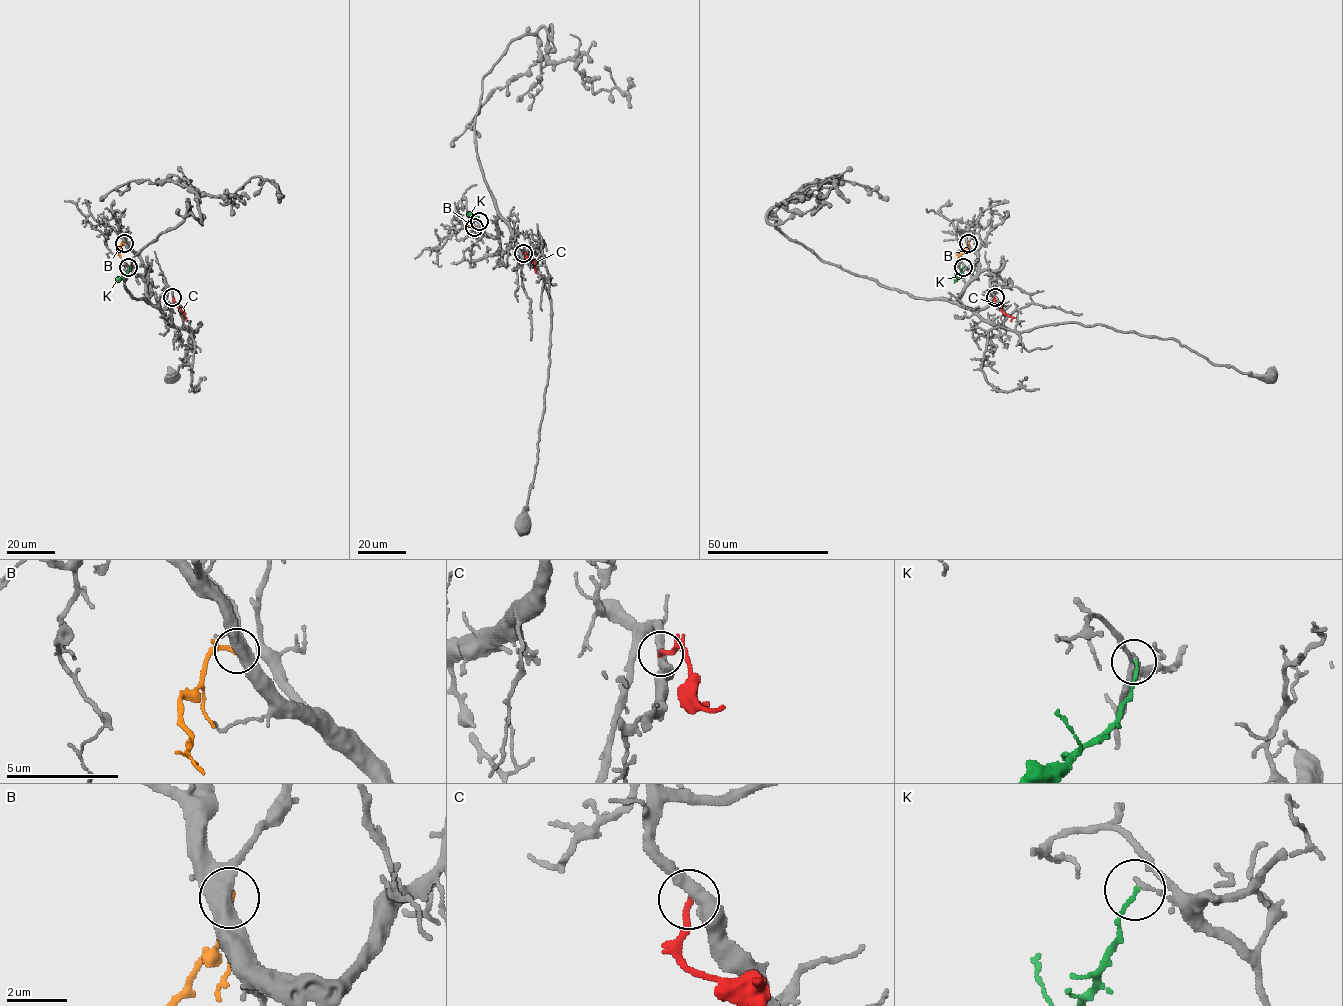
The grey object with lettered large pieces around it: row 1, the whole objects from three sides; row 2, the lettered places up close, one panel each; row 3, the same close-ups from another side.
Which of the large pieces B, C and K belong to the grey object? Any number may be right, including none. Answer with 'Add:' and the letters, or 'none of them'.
Add: B

